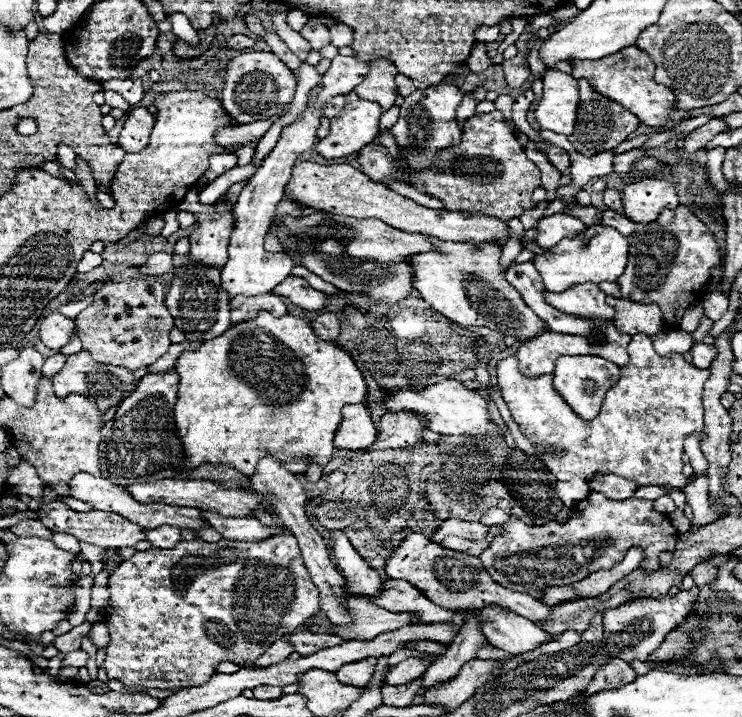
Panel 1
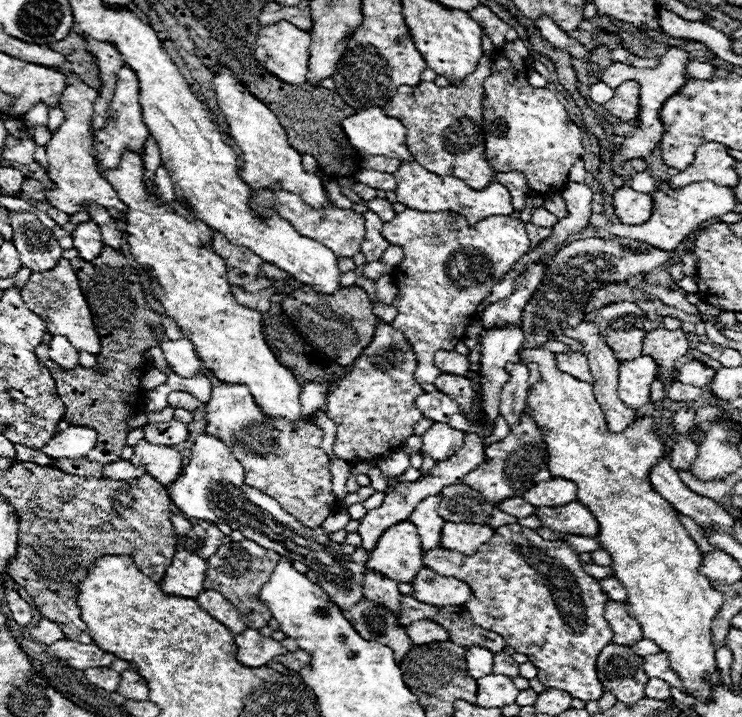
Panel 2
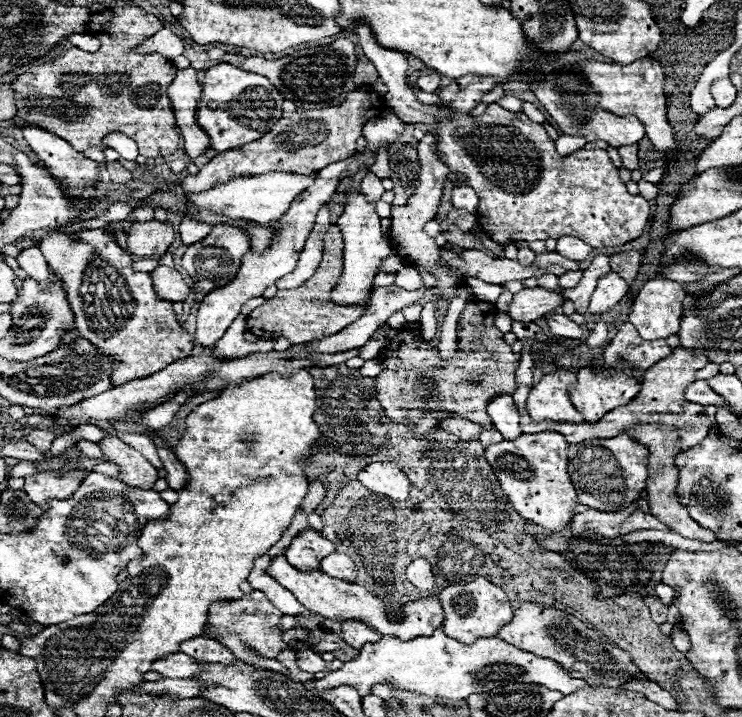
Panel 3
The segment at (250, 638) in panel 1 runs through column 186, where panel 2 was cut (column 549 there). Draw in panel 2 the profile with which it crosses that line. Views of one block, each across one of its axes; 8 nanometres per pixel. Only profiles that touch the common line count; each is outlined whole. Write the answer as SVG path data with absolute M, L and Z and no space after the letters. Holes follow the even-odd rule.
M516 524L498 526L492 540L482 544L476 554L462 556L460 552L450 552L446 548L436 548L434 552L424 554L424 564L442 574L458 576L470 584L474 598L468 600L466 610L472 620L486 630L498 632L508 646L516 652L528 656L528 660L538 668L538 680L546 688L558 688L570 692L578 700L598 700L604 694L604 688L596 676L596 658L606 644L612 642L610 624L604 618L604 608L608 602L606 592L600 588L600 582L584 572L578 552L566 544L556 544L544 540L534 530Z

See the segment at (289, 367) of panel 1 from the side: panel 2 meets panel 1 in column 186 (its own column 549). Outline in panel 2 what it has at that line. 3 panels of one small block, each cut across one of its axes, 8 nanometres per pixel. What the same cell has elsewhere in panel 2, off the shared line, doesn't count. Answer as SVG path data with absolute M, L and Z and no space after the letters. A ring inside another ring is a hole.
M544 348L524 350L520 354L526 362L534 362L540 370L540 380L528 388L526 412L540 426L548 448L548 468L554 478L566 478L578 484L578 502L584 504L598 520L600 532L596 540L612 556L614 576L622 582L628 592L626 608L642 624L642 636L654 640L662 652L670 656L672 668L678 672L692 696L706 696L710 700L710 684L706 684L700 674L714 672L714 652L710 624L722 606L722 594L710 586L710 580L700 574L702 554L686 528L678 520L678 510L664 500L650 484L650 470L666 456L664 440L654 434L654 418L636 418L626 430L610 432L604 412L594 398L592 384L582 382L570 374L556 368L556 354Z

